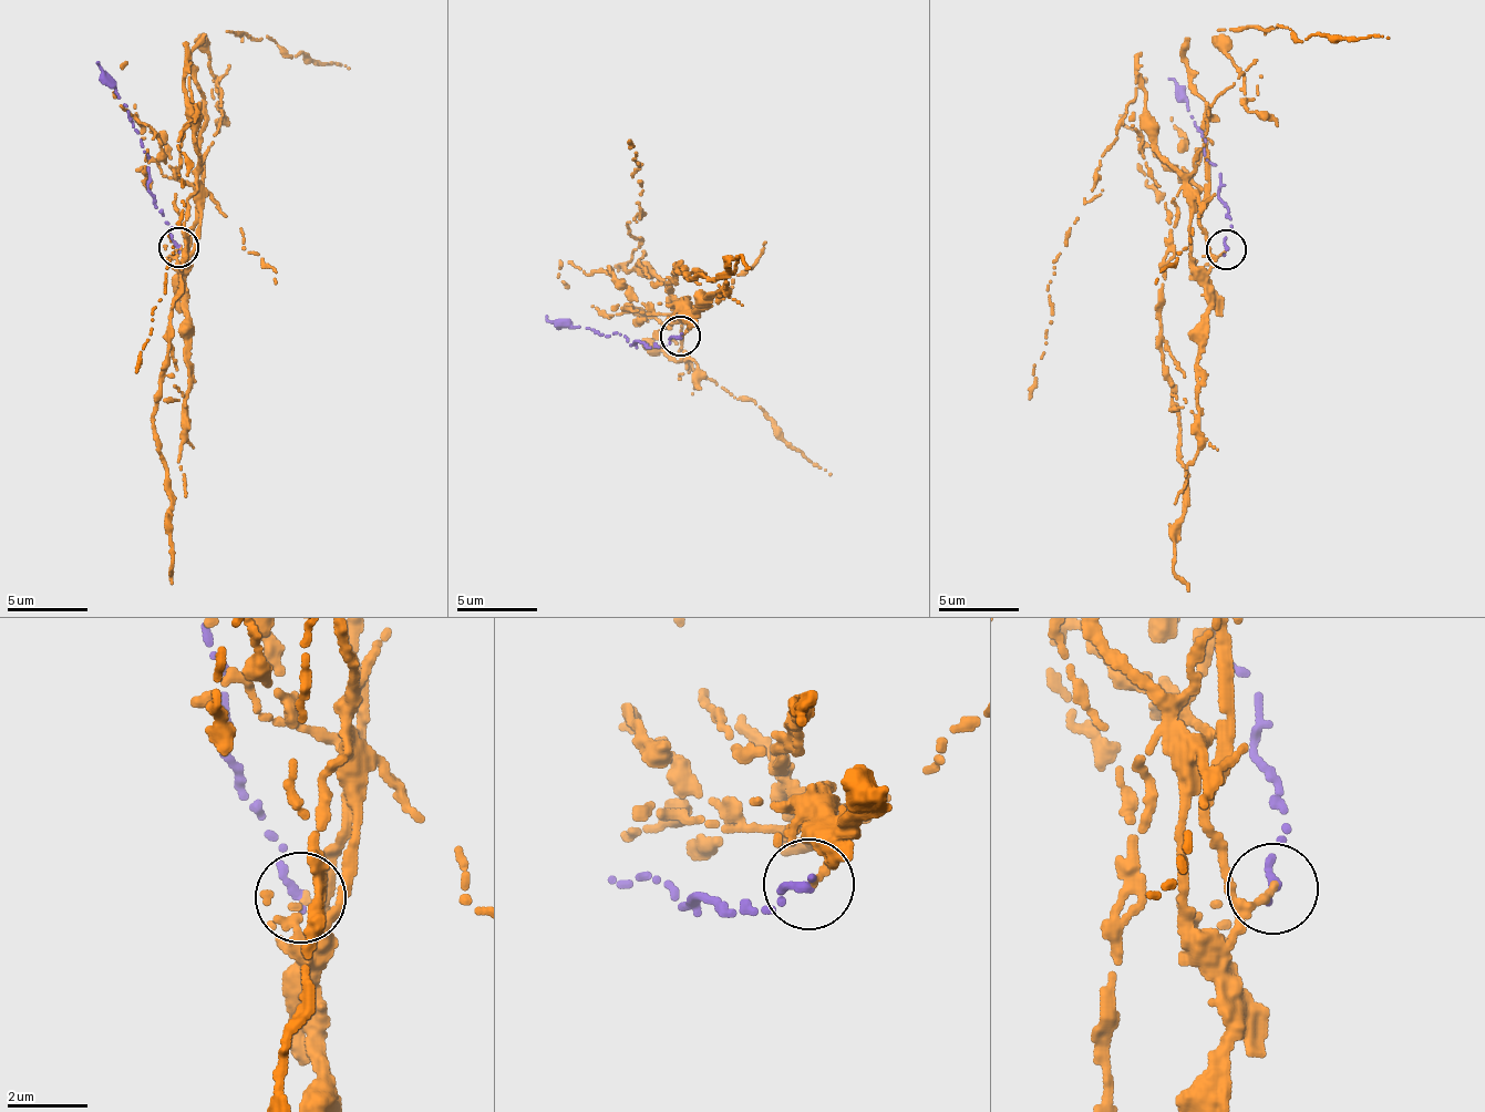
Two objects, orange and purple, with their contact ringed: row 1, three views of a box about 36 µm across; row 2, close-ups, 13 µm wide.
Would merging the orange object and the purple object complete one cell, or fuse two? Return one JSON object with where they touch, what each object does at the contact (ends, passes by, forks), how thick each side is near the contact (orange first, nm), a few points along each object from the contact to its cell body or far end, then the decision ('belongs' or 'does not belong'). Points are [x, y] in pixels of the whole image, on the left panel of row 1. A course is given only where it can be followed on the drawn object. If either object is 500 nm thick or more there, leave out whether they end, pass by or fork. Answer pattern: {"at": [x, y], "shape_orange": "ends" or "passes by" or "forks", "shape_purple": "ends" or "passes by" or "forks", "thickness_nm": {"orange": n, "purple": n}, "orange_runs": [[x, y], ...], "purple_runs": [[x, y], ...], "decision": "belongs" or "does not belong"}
{"at": [178, 247], "shape_orange": "ends", "shape_purple": "ends", "thickness_nm": {"orange": 190, "purple": 240}, "orange_runs": [[177, 249], [189, 248], [199, 175], [195, 104], [193, 124], [176, 142], [187, 176], [164, 292], [137, 373]], "purple_runs": [[177, 246], [146, 185], [137, 129], [98, 61]], "decision": "does not belong"}

